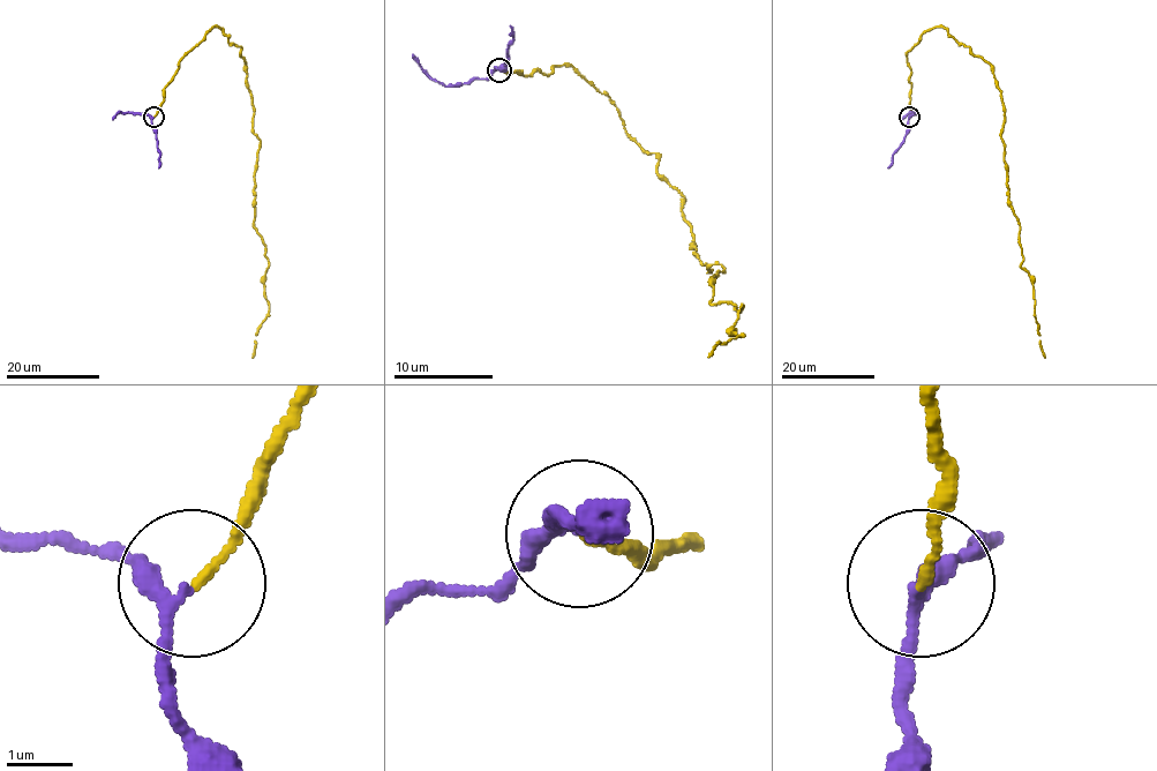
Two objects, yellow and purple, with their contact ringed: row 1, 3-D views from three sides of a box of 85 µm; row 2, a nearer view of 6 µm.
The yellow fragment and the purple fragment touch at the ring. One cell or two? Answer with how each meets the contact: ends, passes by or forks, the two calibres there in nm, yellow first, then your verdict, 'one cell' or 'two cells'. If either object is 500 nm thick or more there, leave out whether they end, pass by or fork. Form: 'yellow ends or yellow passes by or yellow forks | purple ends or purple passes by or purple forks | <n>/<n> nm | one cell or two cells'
yellow ends | purple passes by | 120/180 nm | one cell

